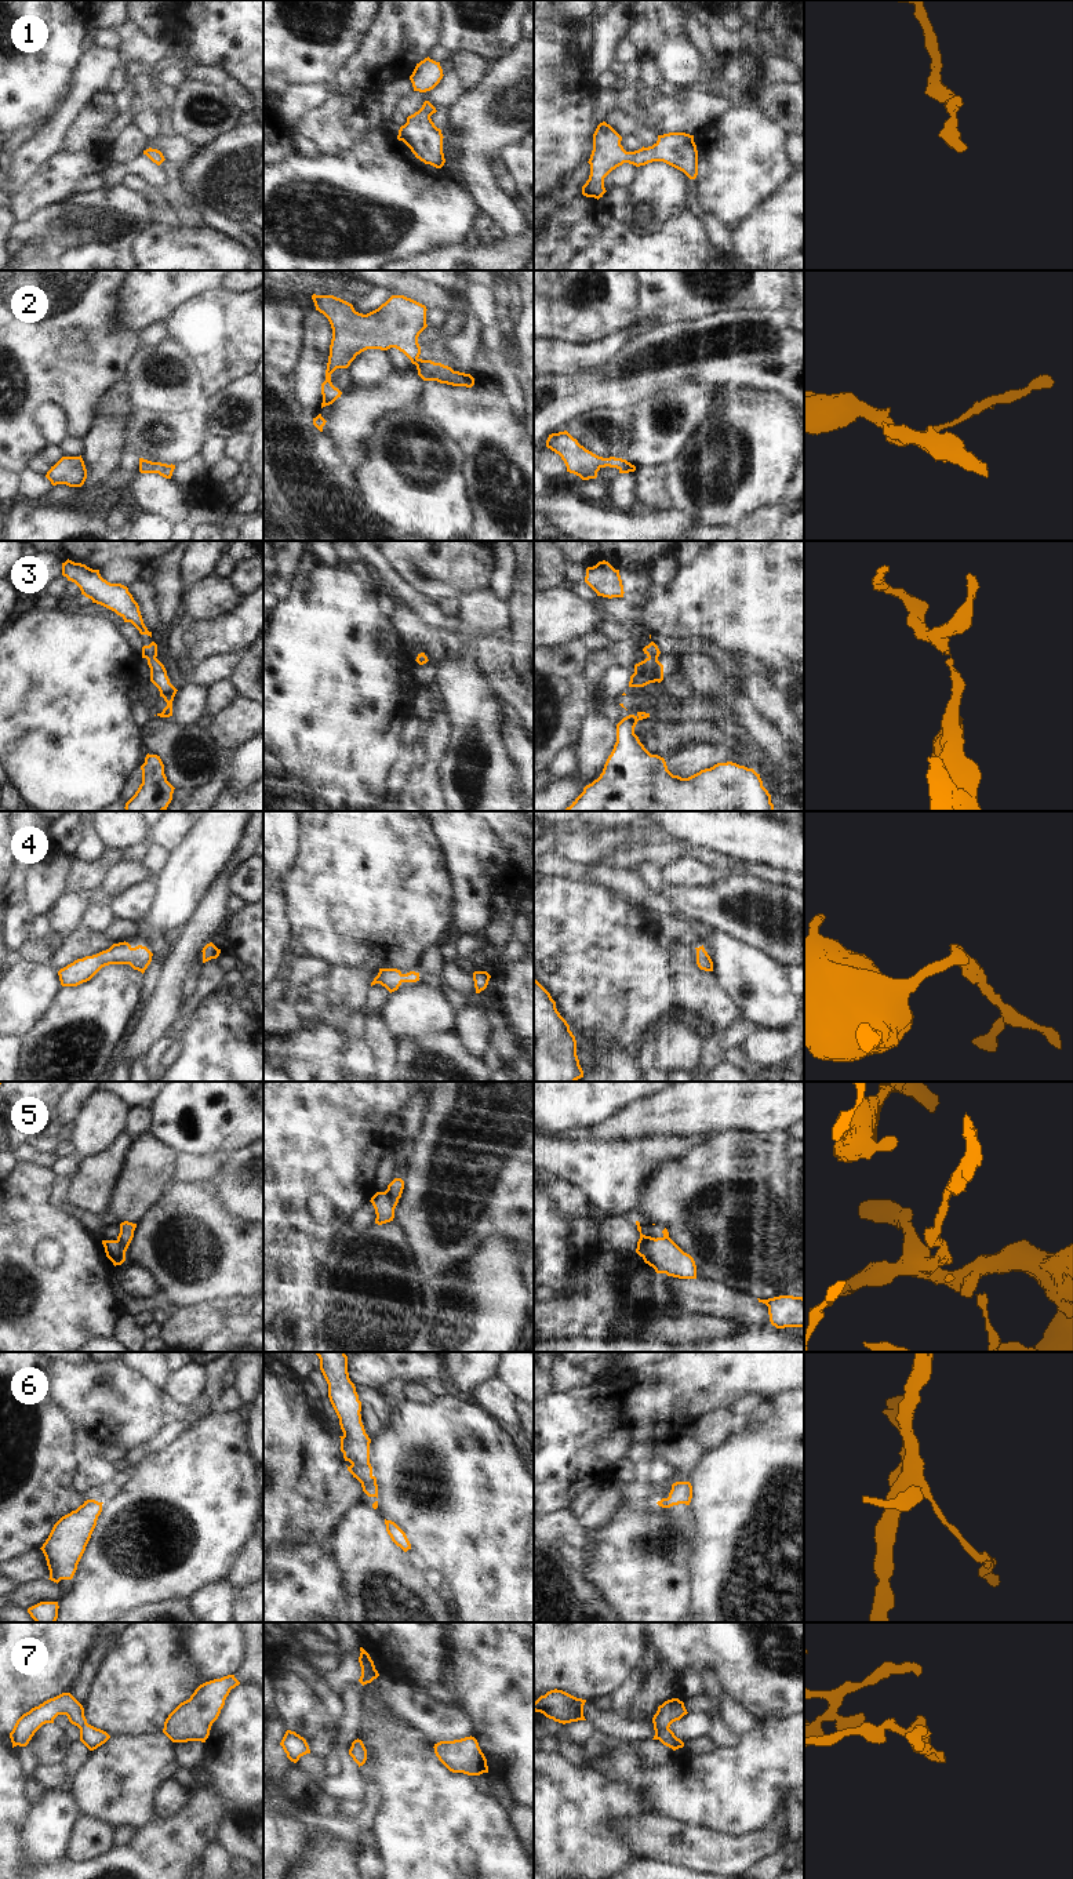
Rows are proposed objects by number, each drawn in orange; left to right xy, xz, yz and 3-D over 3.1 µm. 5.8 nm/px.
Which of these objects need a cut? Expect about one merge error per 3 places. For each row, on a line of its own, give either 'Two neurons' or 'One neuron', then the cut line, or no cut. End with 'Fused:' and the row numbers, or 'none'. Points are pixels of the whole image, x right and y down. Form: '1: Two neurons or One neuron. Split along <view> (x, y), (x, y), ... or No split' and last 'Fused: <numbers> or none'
1: One neuron. No split
2: One neuron. No split
3: One neuron. No split
4: One neuron. No split
5: Two neurons. Split along yz (655, 1239), (646, 1245), (640, 1256)
6: Two neurons. Split along xz (371, 1475), (362, 1485)
7: One neuron. No split
Fused: 5, 6.

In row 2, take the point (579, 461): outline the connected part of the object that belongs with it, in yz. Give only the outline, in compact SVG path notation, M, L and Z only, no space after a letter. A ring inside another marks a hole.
M567 430L552 433L546 447L561 457L567 472L579 476L582 480L596 479L601 468L616 468L619 473L634 472L636 466L622 458L603 458L586 450Z

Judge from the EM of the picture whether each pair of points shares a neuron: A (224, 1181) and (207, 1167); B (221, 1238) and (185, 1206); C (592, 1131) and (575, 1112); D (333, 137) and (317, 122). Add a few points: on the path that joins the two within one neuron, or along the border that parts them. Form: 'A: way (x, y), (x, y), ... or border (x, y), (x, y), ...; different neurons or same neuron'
A: border (225, 1155), (221, 1167), (208, 1181); different neurons
B: way (213, 1234), (193, 1214); same neuron
C: border (617, 1112), (593, 1125), (570, 1127), (557, 1134); different neurons
D: way (328, 133), (322, 126); same neuron

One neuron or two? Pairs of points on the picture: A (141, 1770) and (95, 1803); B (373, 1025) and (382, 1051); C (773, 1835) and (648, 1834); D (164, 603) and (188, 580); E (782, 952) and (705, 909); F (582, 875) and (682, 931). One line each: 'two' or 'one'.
A: one
B: one
C: one
D: two
E: one
F: one

